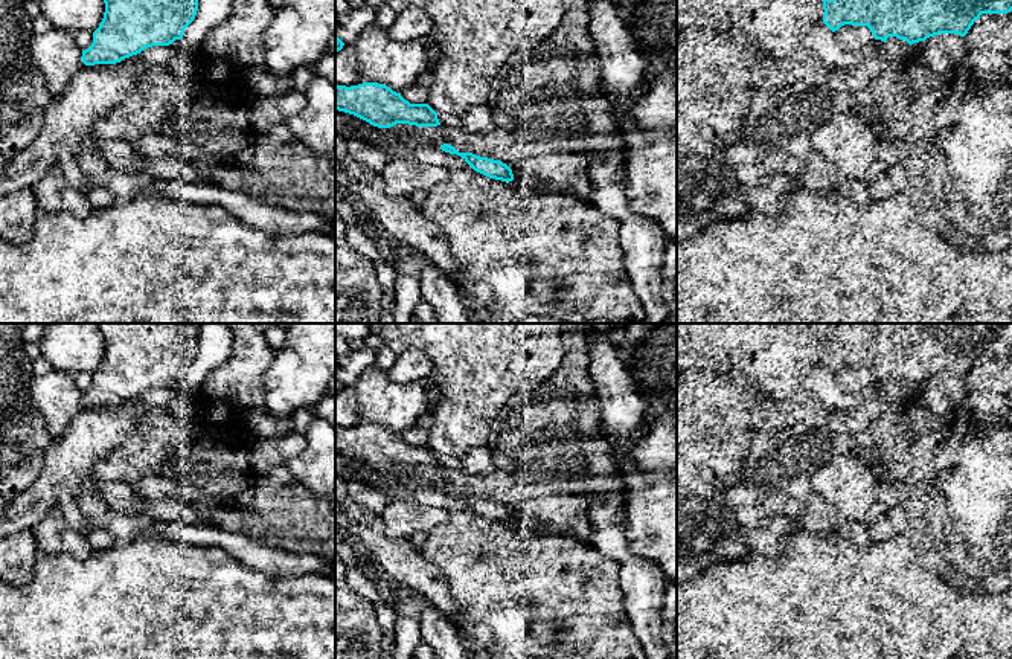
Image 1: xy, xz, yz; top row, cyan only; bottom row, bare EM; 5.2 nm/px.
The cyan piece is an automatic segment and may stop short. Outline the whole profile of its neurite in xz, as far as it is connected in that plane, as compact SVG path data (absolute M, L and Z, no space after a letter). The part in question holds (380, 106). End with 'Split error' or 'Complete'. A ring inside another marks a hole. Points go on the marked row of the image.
M378 82L335 85L335 110L354 114L378 128L396 124L440 125L437 113L428 104L410 104L401 93Z. Complete

